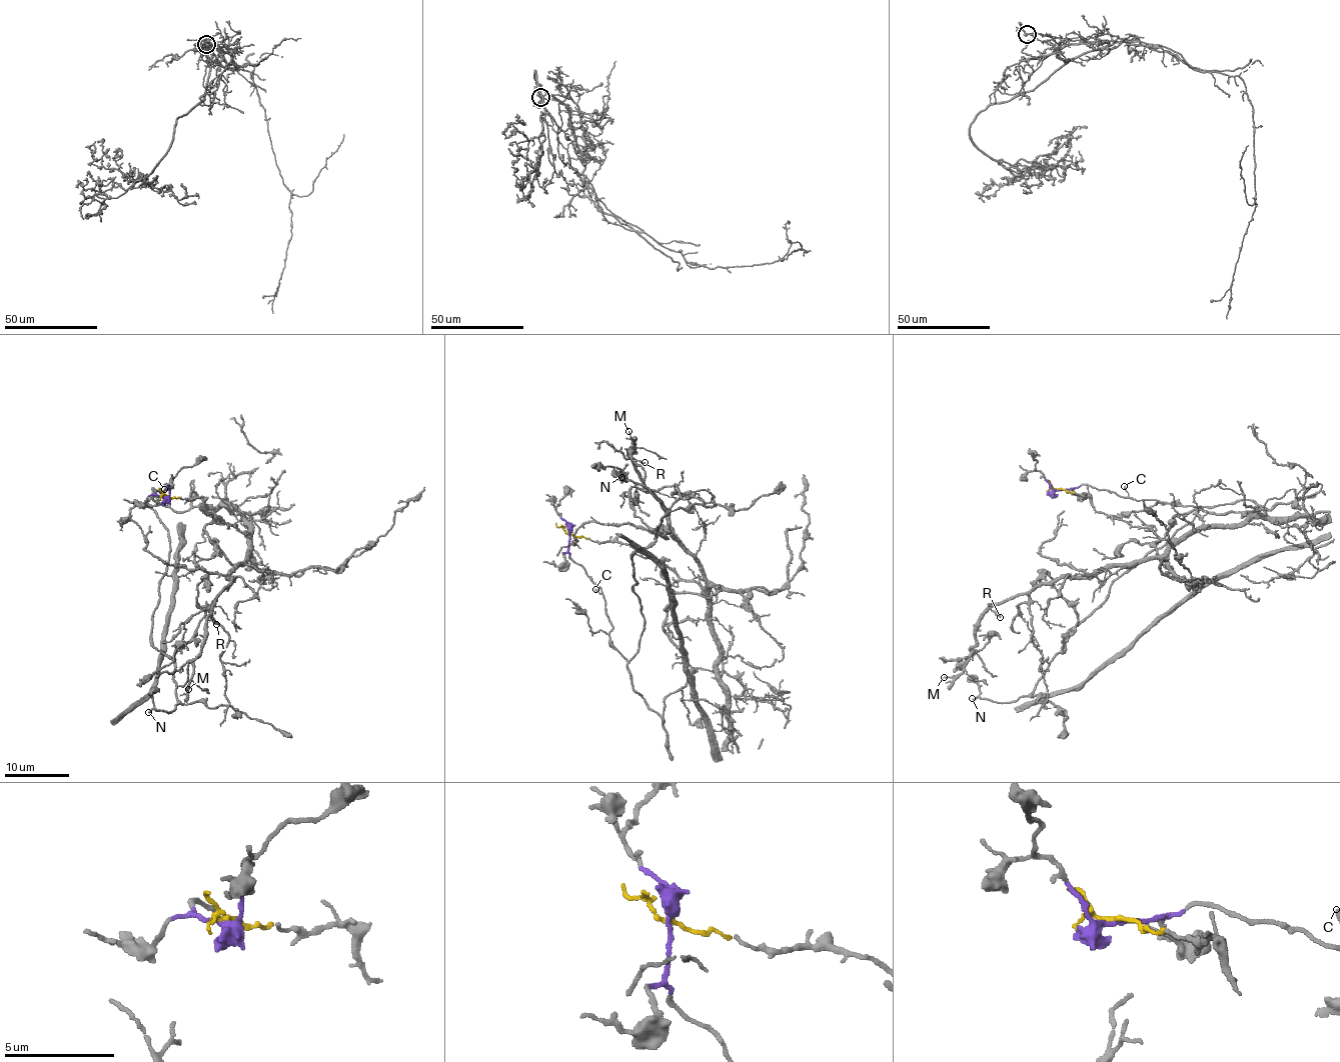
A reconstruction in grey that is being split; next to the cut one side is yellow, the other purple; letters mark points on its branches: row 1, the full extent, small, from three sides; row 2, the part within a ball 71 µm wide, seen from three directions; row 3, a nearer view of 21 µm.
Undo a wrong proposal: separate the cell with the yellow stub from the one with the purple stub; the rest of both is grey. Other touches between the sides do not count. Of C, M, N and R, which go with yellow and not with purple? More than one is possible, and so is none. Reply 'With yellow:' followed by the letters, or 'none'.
With yellow: M, R

